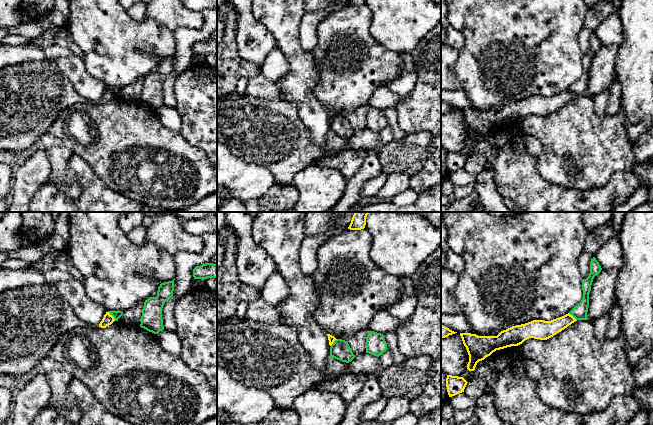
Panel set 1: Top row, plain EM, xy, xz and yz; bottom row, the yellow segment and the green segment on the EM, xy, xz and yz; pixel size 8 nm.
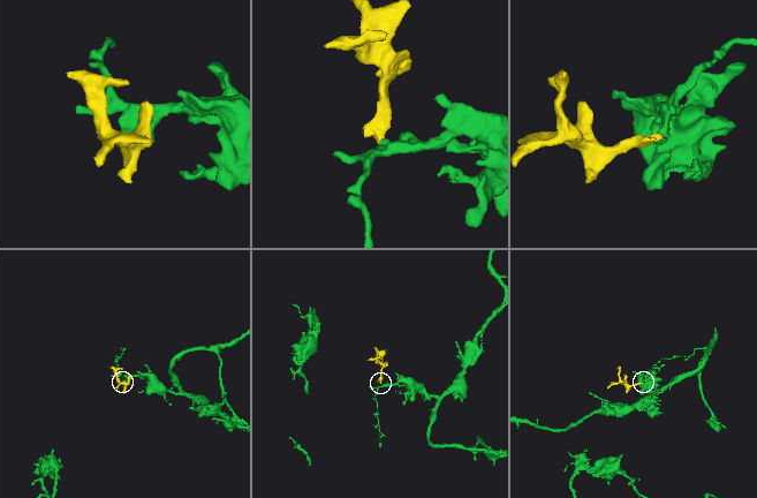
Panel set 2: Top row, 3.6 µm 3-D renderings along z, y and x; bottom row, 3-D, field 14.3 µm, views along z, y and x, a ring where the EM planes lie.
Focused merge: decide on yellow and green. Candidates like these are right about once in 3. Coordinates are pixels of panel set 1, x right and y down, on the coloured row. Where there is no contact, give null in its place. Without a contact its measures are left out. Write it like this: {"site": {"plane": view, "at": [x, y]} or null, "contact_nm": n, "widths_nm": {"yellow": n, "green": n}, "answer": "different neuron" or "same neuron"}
{"site": {"plane": "xy", "at": [112, 316]}, "contact_nm": 100, "widths_nm": {"yellow": 90, "green": 60}, "answer": "different neuron"}

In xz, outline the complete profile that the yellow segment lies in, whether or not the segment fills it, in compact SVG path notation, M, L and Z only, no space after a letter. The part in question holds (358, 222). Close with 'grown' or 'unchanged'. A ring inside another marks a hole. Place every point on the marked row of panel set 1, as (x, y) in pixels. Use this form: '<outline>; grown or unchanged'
M355 212L348 227L350 230L361 230L365 228L366 217L371 212Z; unchanged

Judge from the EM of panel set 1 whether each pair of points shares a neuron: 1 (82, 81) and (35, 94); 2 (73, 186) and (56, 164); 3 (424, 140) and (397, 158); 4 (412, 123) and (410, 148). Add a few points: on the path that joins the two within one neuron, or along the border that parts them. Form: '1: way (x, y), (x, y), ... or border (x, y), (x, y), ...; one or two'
1: border (55, 68), (67, 78), (75, 91), (83, 99); two
2: way (68, 181), (60, 173), (60, 169); one
3: way (417, 146), (407, 156), (404, 156); one
4: border (430, 132), (417, 131), (407, 134); two

